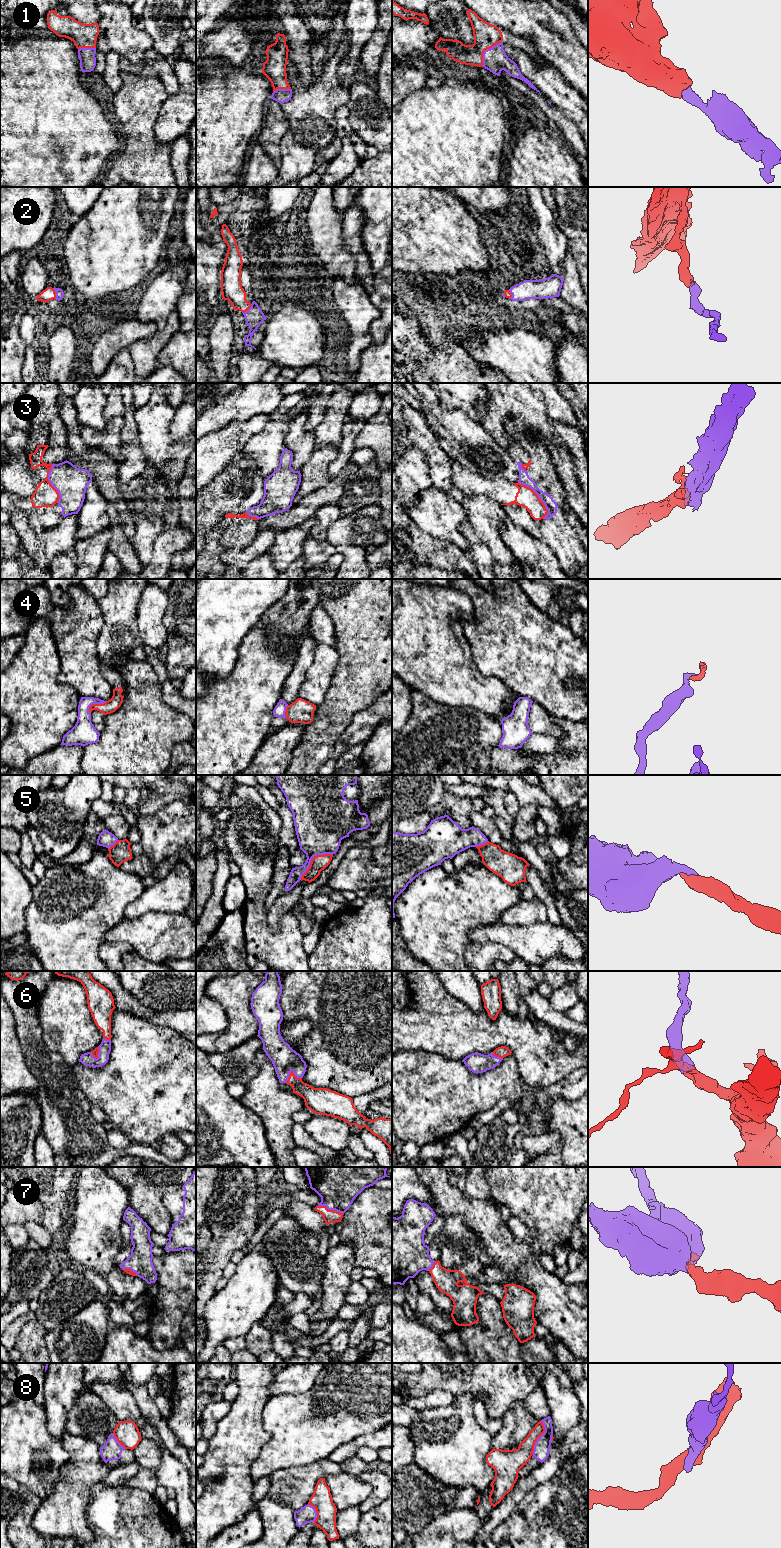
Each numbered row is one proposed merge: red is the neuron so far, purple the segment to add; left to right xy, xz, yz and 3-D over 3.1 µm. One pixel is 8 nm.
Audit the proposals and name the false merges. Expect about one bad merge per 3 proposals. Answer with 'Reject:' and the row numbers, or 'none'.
Reject: 3, 8

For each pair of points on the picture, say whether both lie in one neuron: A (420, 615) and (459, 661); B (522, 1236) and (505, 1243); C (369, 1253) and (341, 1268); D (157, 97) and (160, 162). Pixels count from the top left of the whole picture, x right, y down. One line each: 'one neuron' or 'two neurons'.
A: one neuron
B: two neurons
C: two neurons
D: one neuron

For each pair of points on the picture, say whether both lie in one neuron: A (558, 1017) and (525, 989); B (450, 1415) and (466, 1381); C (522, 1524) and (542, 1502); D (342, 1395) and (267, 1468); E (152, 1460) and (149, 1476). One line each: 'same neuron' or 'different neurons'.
A: same neuron
B: different neurons
C: same neuron
D: same neuron
E: different neurons

